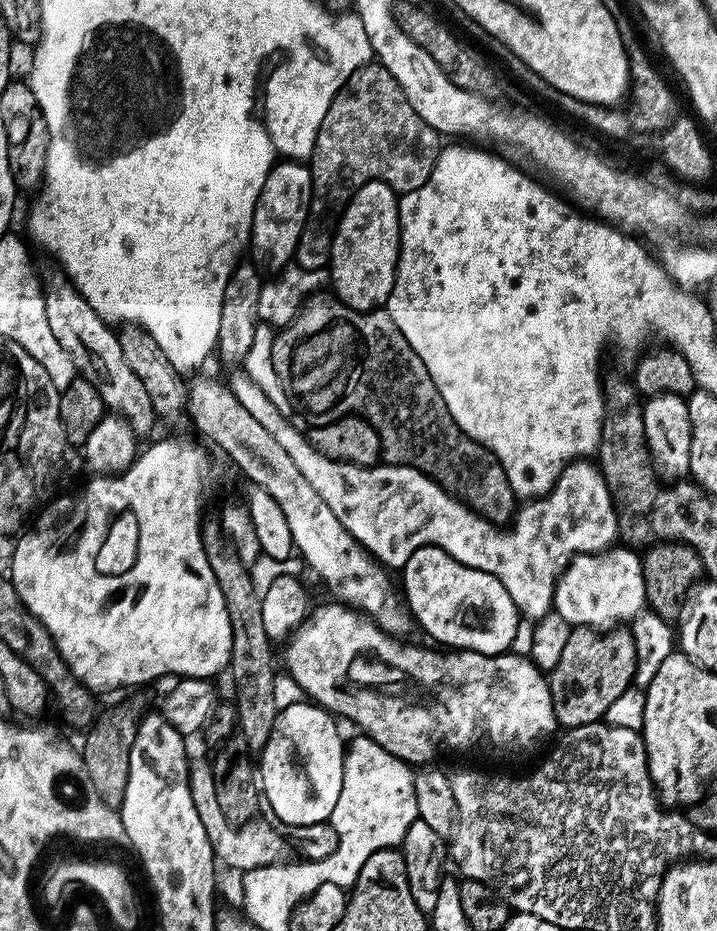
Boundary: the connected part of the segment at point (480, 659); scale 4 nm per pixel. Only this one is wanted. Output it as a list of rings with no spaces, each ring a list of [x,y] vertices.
[[[331,602],[332,604],[324,604],[320,609],[313,611],[309,615],[307,620],[303,620],[296,627],[296,631],[292,633],[291,636],[287,637],[286,643],[283,645],[284,648],[284,664],[288,667],[288,672],[292,675],[292,680],[305,692],[305,697],[311,698],[315,703],[319,704],[322,708],[327,708],[329,712],[335,714],[337,717],[343,718],[345,716],[348,720],[353,720],[357,724],[359,731],[365,736],[369,736],[374,742],[378,742],[378,746],[382,746],[390,754],[394,754],[399,760],[403,760],[405,764],[409,766],[428,766],[433,763],[432,760],[435,758],[439,752],[472,752],[477,748],[480,752],[493,752],[496,756],[520,756],[523,752],[532,752],[552,731],[557,731],[558,725],[556,723],[556,715],[554,714],[554,706],[552,705],[552,690],[550,687],[550,680],[547,675],[541,669],[537,668],[535,664],[532,663],[531,659],[525,658],[523,656],[517,656],[515,654],[501,654],[498,656],[487,656],[486,654],[478,654],[477,652],[466,652],[463,650],[437,650],[435,647],[424,649],[419,648],[416,644],[408,644],[412,642],[405,642],[403,639],[389,636],[387,632],[383,632],[380,627],[376,625],[375,619],[369,618],[364,615],[363,612],[357,612],[356,609],[347,607],[339,602]]]

